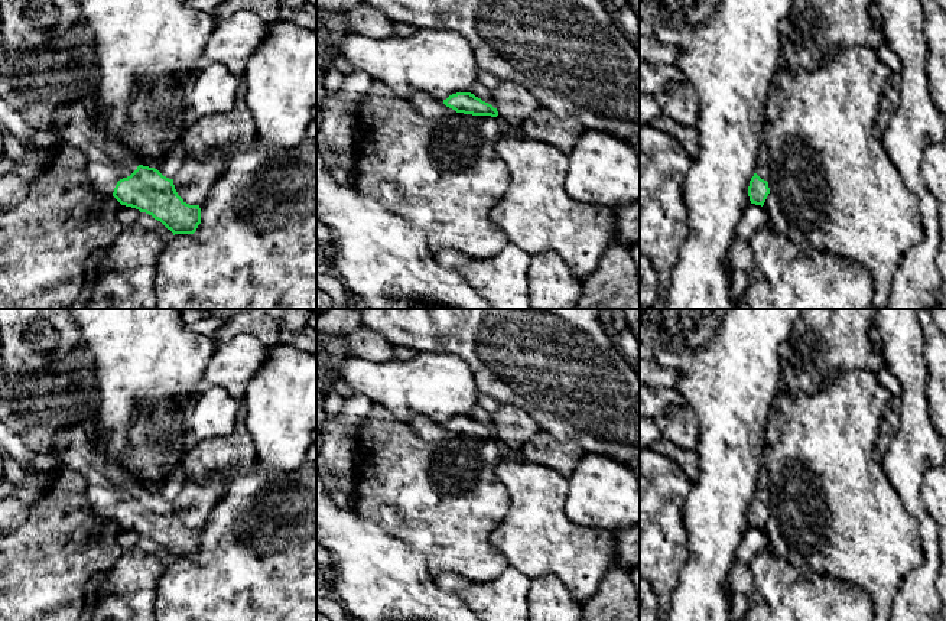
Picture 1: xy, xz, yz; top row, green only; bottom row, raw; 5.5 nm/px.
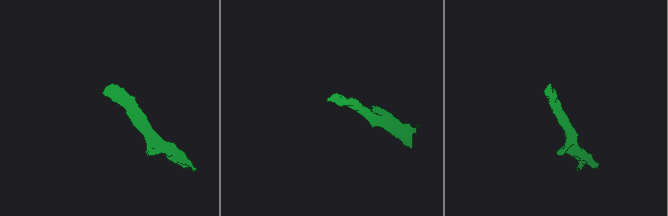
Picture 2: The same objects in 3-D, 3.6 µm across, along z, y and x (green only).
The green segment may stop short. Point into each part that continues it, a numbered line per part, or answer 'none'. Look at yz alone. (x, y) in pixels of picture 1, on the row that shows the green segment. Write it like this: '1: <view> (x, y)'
1: yz (763, 168)

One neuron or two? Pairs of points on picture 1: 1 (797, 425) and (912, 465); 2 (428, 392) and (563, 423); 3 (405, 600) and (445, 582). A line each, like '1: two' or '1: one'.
1: two
2: two
3: two

